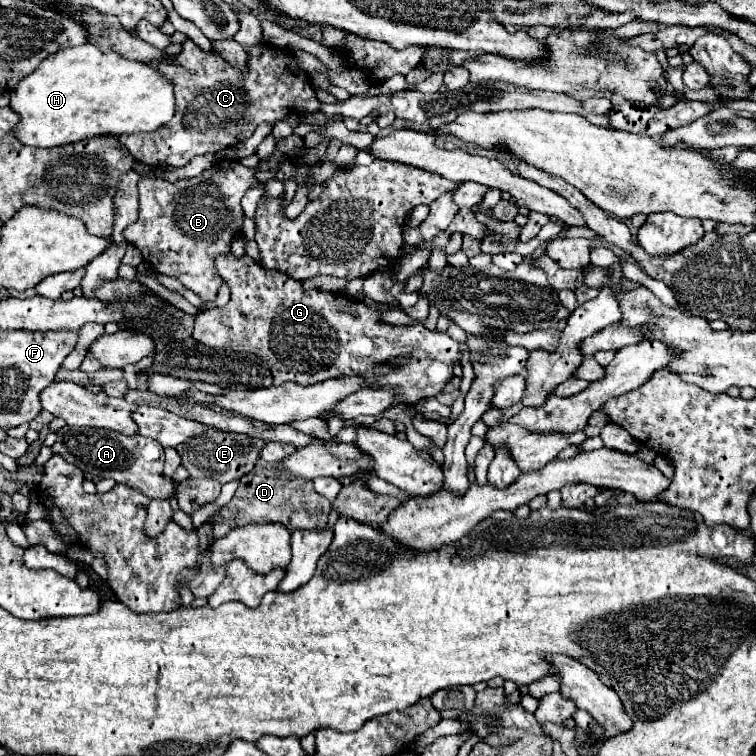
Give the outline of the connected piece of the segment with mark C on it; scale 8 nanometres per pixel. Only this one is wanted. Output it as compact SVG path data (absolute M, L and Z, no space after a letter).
M185 40L181 44L179 54L167 56L167 58L163 56L155 64L159 68L159 72L163 72L163 76L167 76L167 80L171 80L175 84L175 96L177 96L175 116L171 118L171 122L163 124L163 128L157 128L155 132L139 132L139 134L129 134L129 136L119 136L119 140L125 142L127 150L139 162L151 164L151 166L179 168L179 166L185 166L197 154L207 154L207 152L215 154L229 146L245 142L247 138L251 138L255 128L263 122L275 124L277 120L293 116L293 114L303 116L303 114L311 114L311 112L319 110L321 102L315 96L315 88L311 86L309 74L299 68L299 60L293 54L289 54L281 48L275 48L267 42L249 46L245 50L249 54L249 70L247 72L235 68L233 64L223 60L217 52L205 52L193 40Z

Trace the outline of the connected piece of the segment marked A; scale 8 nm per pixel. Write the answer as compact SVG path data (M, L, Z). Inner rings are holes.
M65 426L57 434L57 442L53 444L55 454L63 454L67 462L79 466L83 472L93 474L95 478L113 478L119 484L127 484L151 498L169 498L175 494L175 486L171 478L163 474L163 446L157 440L145 436L123 436L117 432L97 430L97 428L73 428Z

